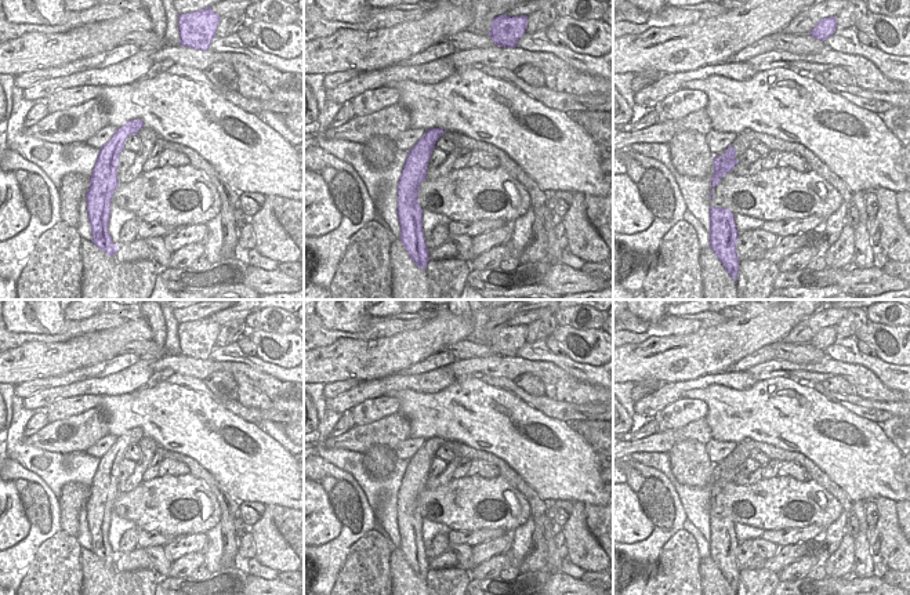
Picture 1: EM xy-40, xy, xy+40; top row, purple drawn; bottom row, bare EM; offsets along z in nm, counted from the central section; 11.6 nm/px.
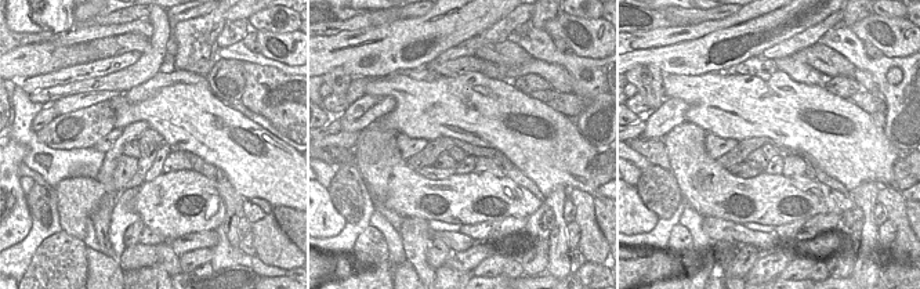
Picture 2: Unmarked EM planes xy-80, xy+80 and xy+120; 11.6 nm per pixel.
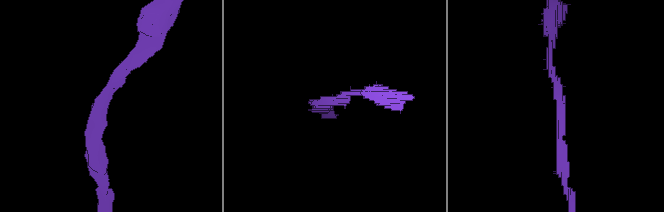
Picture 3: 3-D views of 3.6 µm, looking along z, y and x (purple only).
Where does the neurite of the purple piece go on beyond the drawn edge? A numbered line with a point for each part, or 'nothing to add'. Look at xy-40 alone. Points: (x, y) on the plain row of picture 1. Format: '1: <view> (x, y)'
nothing to add

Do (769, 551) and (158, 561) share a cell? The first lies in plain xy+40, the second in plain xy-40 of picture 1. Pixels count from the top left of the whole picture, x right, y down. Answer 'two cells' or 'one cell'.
one cell

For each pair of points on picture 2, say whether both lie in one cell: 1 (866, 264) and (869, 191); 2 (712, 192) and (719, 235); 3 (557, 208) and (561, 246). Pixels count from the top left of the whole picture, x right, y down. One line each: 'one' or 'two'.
1: one
2: two
3: one

